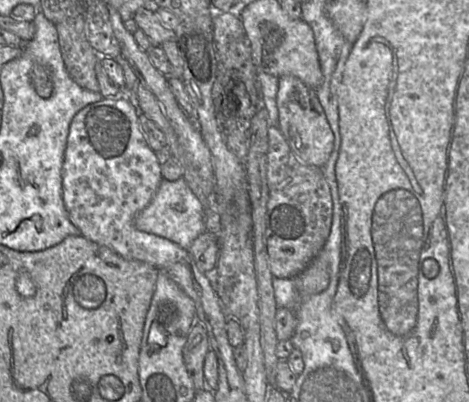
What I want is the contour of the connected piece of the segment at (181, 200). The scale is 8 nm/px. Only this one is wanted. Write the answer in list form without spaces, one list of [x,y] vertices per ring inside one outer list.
[[[183,178],[175,181],[163,179],[150,203],[135,216],[134,225],[140,231],[166,238],[188,249],[206,231],[204,205]]]

